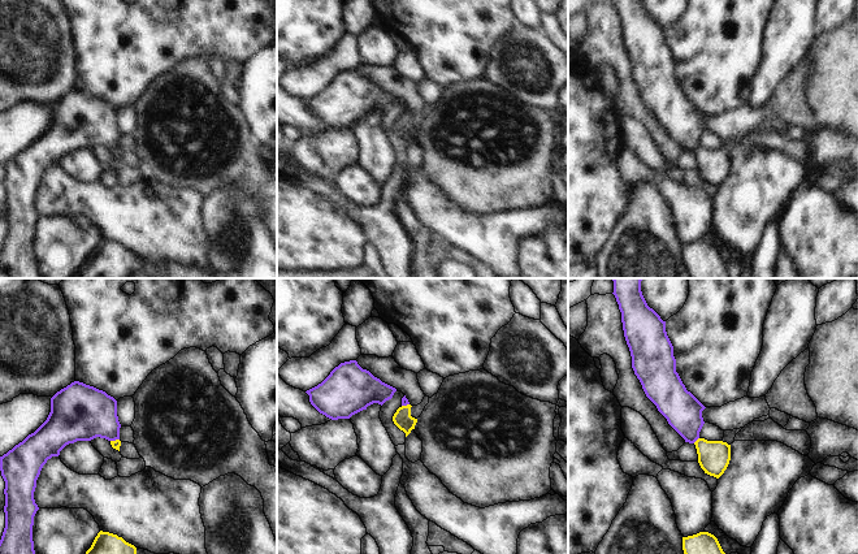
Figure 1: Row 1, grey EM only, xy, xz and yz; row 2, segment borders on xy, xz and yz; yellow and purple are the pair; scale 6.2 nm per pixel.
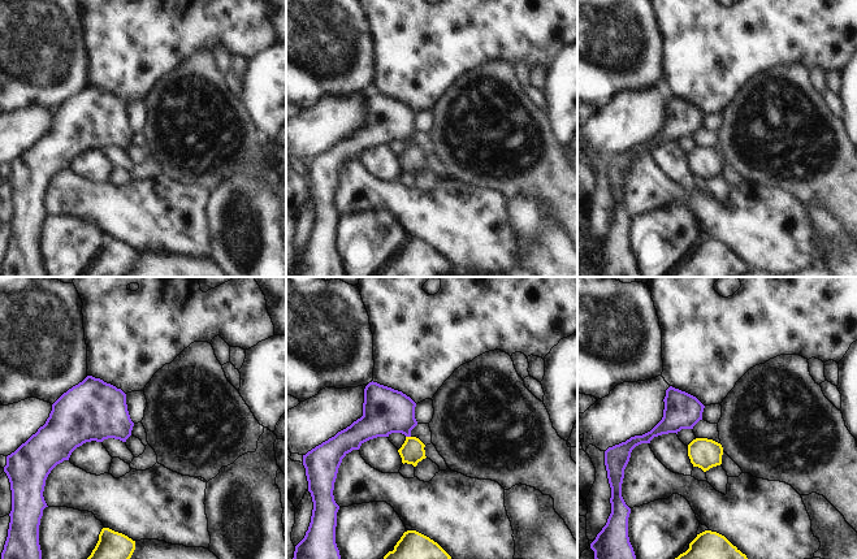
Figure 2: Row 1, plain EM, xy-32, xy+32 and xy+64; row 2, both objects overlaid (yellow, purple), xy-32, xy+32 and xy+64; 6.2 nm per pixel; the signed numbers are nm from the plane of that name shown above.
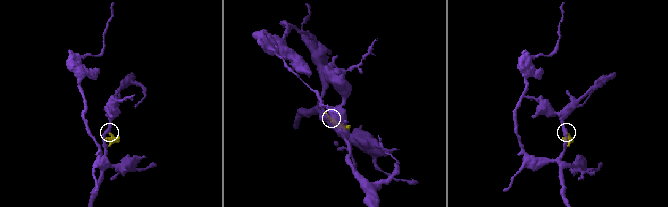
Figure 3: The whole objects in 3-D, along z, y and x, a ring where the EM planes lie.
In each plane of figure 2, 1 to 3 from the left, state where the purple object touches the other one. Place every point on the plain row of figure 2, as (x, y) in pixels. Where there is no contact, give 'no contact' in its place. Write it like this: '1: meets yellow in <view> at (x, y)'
1: no contact
2: meets yellow in xy+32 at (408, 146)
3: no contact

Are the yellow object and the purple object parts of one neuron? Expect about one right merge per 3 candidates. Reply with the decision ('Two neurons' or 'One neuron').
Two neurons.

